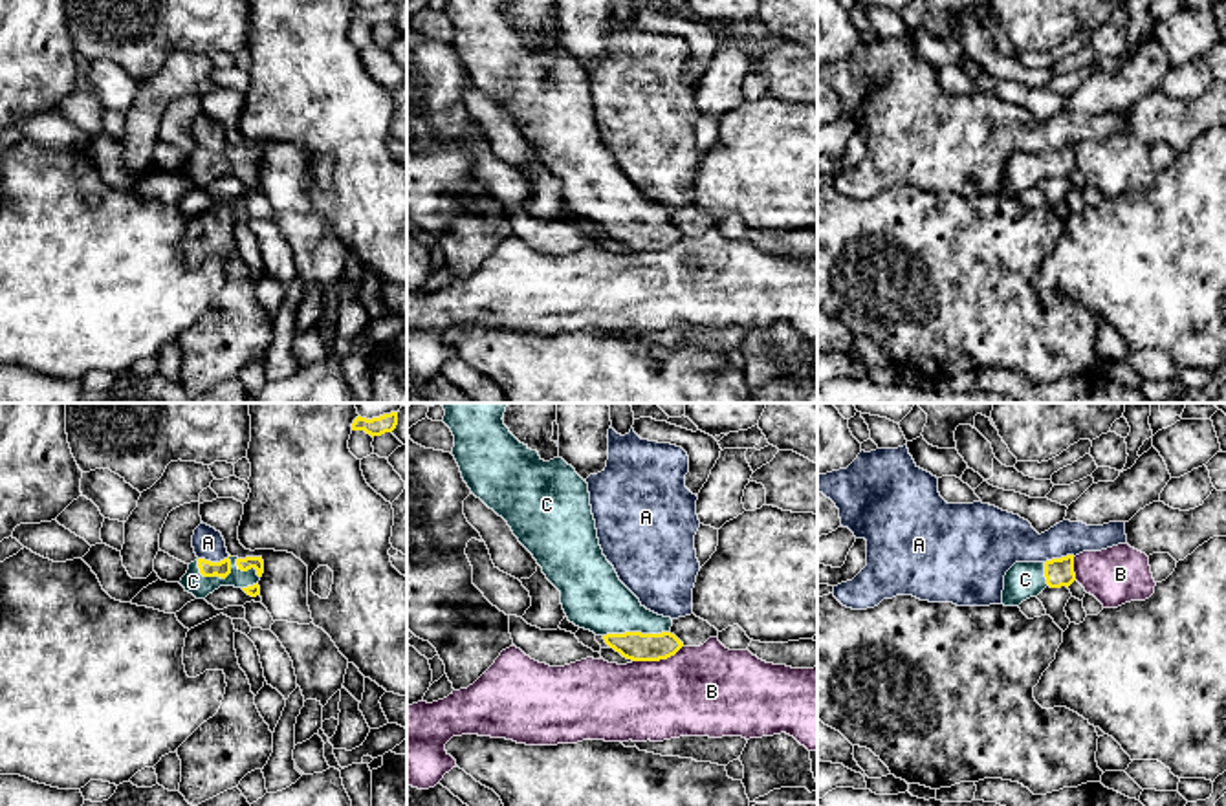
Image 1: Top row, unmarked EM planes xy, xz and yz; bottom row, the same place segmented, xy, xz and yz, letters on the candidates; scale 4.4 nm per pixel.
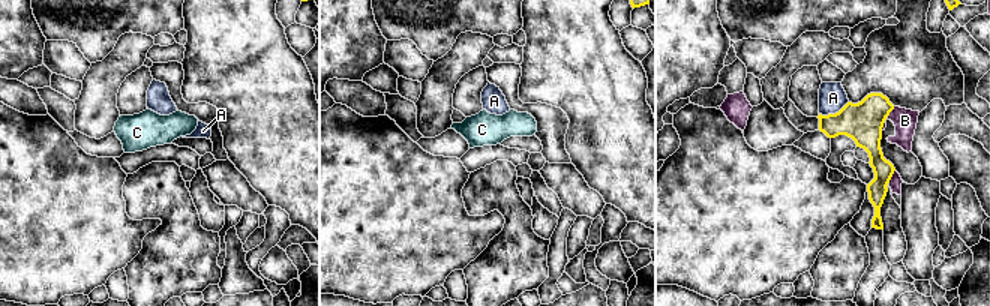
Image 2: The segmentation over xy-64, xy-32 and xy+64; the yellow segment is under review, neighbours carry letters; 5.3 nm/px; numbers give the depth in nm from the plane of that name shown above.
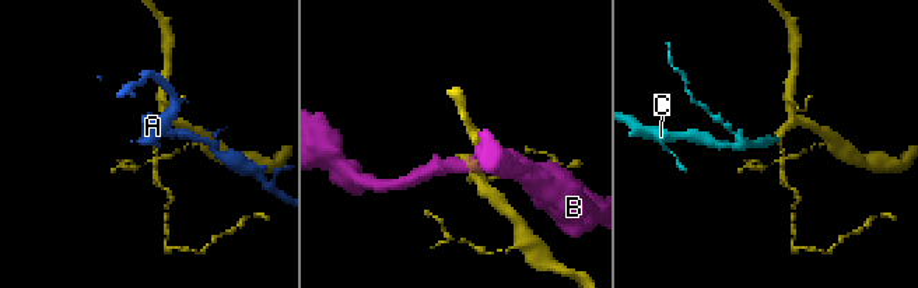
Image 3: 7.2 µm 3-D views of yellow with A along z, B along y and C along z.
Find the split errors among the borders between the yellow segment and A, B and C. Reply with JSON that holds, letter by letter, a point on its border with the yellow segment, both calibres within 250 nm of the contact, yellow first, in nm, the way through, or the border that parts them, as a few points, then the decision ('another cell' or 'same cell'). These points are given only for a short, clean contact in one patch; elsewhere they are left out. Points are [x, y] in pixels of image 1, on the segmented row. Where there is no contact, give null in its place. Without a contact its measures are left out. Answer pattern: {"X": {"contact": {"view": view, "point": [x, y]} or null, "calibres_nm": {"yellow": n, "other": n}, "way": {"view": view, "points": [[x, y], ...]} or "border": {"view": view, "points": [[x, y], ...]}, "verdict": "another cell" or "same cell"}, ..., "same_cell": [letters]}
{"A": {"contact": {"view": "xy", "point": [213, 563]}, "calibres_nm": {"yellow": 70, "other": 140}, "verdict": "another cell"}, "B": {"contact": {"view": "xz", "point": [656, 660]}, "calibres_nm": {"yellow": 130, "other": 400}, "verdict": "another cell"}, "C": {"contact": {"view": "xz", "point": [634, 632]}, "calibres_nm": {"yellow": 130, "other": 280}, "way": {"view": "xz", "points": [[633, 645], [634, 632], [592, 596]]}, "verdict": "same cell"}, "same_cell": ["C"]}

